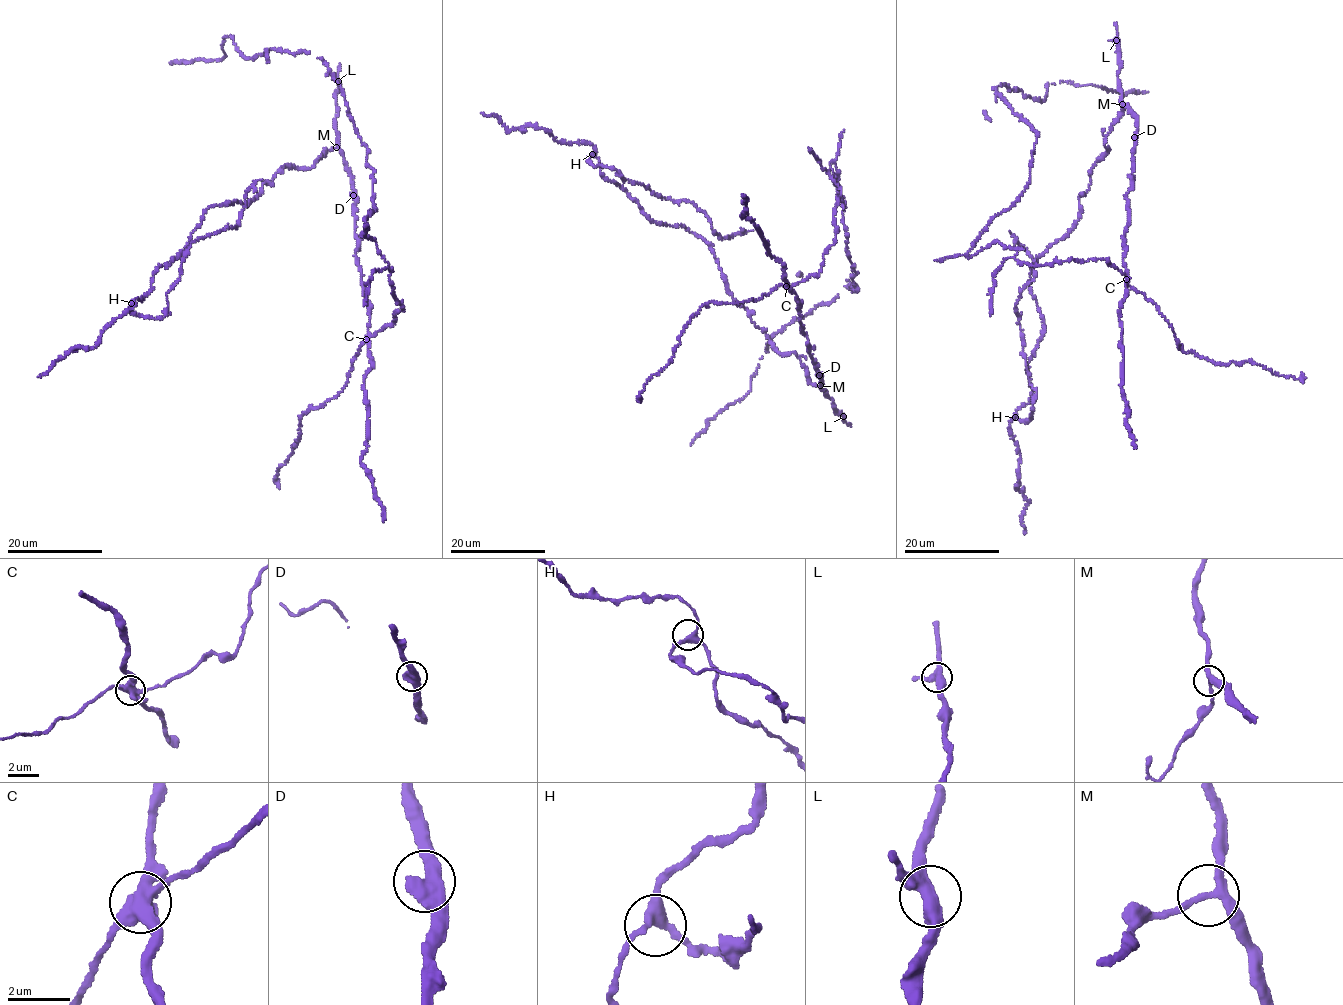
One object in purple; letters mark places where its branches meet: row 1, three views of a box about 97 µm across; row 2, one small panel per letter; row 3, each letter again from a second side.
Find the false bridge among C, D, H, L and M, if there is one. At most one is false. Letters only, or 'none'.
C

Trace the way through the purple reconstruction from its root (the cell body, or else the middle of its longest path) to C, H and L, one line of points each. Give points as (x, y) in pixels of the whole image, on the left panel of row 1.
C: (363, 288), (363, 295), (369, 303), (366, 339)
H: (363, 288), (354, 185), (338, 147), (312, 169), (280, 169), (249, 204), (206, 210), (131, 303)
L: (363, 288), (356, 251), (359, 243), (354, 224), (354, 185), (339, 146), (337, 130), (338, 81)

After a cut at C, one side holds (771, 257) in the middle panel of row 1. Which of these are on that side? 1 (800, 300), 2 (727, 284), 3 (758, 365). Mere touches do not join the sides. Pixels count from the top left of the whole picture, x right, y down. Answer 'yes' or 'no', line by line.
1: yes
2: yes
3: no

